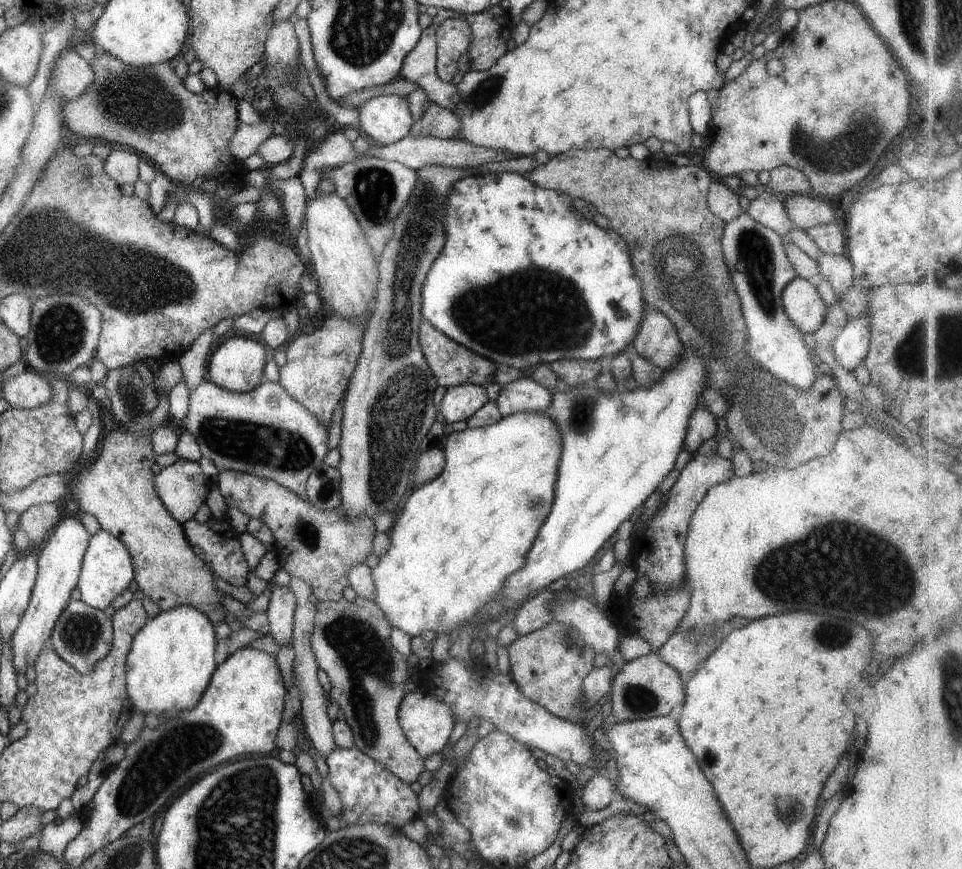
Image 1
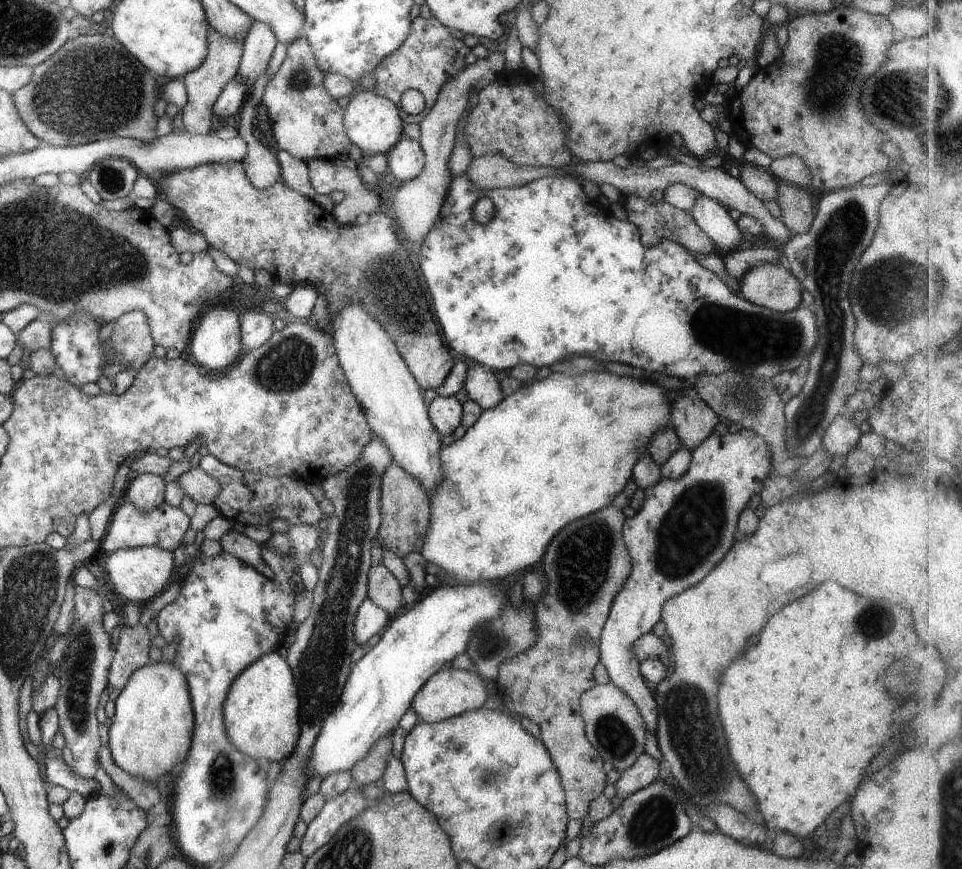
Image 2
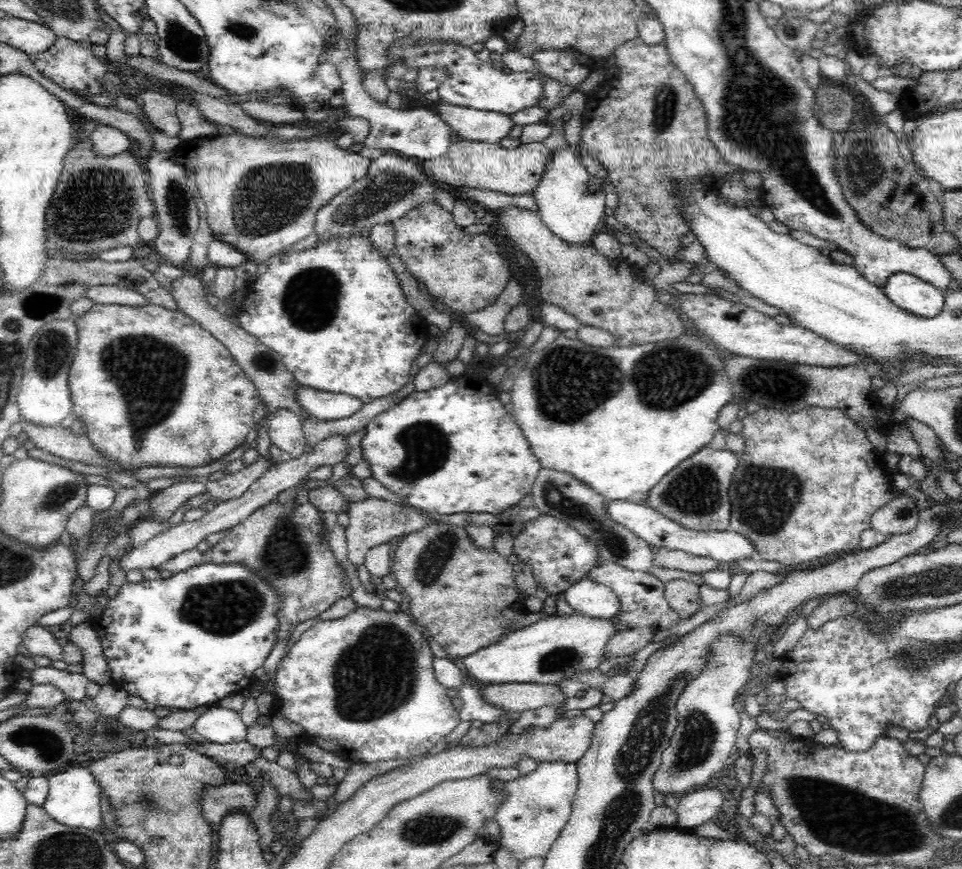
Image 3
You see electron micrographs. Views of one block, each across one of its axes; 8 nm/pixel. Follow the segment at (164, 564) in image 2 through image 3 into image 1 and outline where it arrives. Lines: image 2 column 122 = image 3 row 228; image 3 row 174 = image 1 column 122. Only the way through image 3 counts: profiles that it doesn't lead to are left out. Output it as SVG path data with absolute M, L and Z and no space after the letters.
M102 529L96 534L91 534L87 549L82 557L76 585L81 597L80 601L90 608L103 610L110 606L115 596L119 596L123 590L128 588L131 580L133 580L133 564L127 548L115 535L108 534Z

